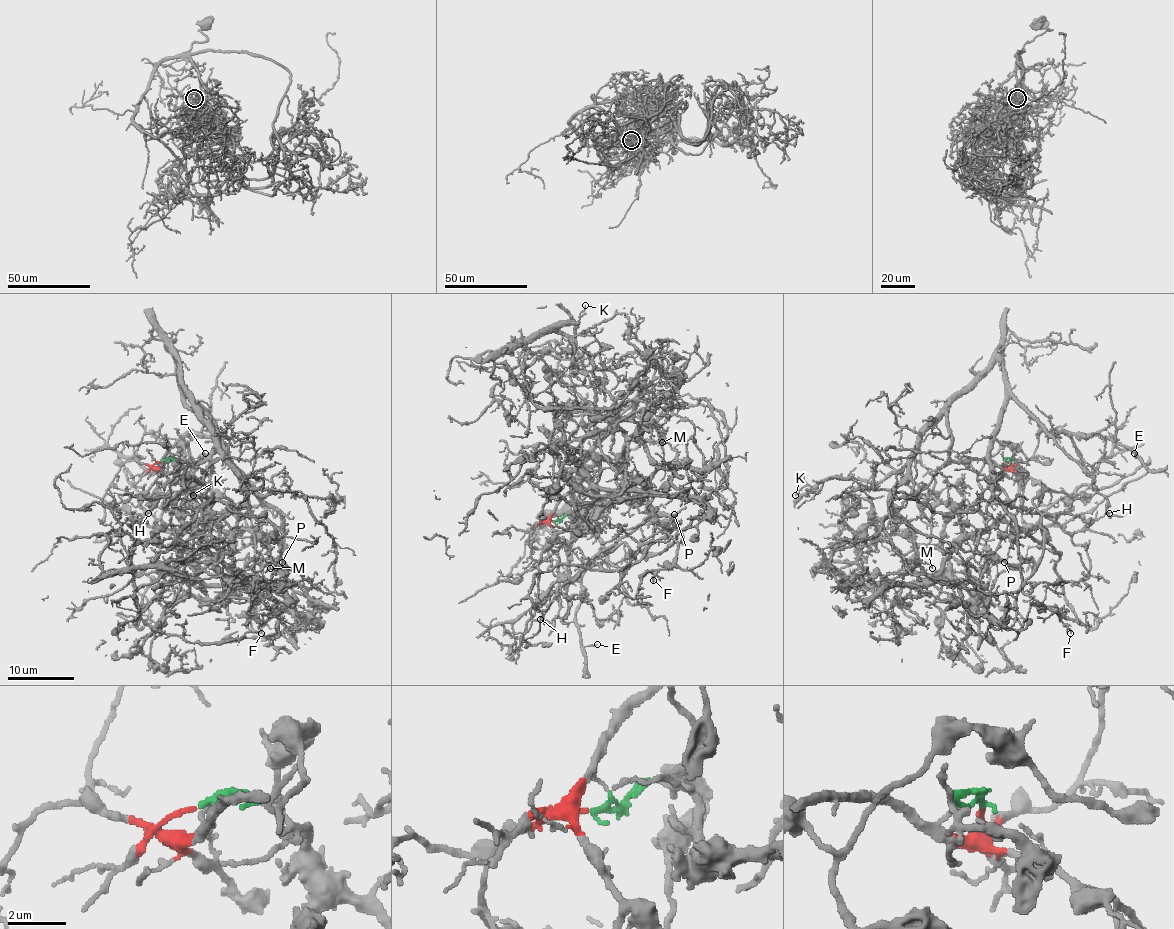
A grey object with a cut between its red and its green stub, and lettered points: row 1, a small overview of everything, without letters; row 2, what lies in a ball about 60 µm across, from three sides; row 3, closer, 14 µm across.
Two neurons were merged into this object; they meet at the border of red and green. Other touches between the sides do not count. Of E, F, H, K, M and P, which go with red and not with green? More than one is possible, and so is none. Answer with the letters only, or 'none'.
E, F, H, K, M, P

